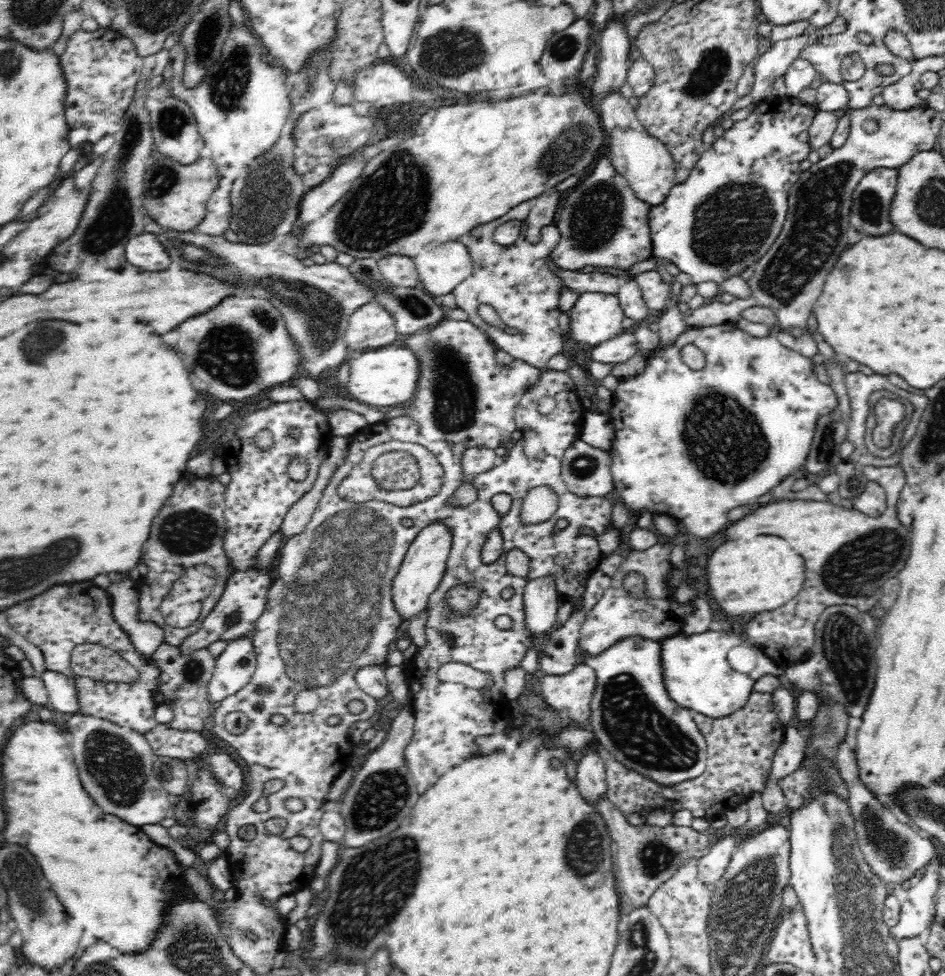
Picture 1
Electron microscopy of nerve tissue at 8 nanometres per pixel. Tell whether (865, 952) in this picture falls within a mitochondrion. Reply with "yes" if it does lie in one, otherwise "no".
yes

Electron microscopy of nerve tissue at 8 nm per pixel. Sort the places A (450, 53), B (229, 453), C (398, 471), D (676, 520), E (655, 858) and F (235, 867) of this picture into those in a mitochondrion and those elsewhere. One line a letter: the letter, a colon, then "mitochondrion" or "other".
A: mitochondrion
B: other
C: mitochondrion
D: other
E: mitochondrion
F: other

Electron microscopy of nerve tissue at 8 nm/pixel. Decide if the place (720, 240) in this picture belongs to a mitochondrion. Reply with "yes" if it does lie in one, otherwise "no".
yes

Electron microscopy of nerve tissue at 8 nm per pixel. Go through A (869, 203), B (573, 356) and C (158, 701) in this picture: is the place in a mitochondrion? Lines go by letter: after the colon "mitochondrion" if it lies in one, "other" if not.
A: mitochondrion
B: other
C: other

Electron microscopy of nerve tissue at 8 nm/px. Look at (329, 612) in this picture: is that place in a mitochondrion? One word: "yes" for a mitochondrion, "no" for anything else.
yes

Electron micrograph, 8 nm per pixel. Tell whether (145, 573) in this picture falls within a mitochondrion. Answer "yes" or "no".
no

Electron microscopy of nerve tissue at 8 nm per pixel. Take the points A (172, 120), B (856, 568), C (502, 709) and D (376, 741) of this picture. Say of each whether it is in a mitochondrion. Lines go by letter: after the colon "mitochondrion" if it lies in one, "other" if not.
A: mitochondrion
B: mitochondrion
C: other
D: other

